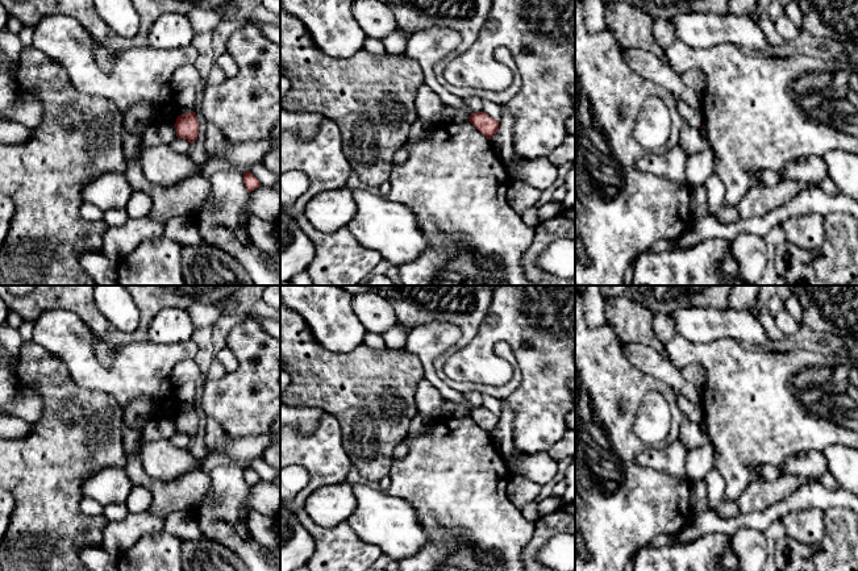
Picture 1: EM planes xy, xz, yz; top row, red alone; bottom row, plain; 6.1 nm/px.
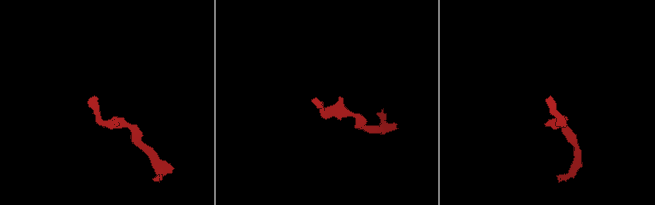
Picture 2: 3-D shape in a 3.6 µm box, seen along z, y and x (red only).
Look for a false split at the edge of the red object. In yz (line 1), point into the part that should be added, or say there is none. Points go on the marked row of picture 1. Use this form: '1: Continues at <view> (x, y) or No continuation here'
1: No continuation here

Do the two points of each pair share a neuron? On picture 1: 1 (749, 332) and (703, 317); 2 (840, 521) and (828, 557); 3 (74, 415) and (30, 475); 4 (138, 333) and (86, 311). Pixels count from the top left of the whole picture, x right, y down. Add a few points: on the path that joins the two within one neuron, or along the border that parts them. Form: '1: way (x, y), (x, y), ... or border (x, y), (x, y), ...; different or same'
1: way (737, 325), (715, 324); same
2: way (840, 530), (840, 545), (837, 547); same
3: way (74, 429), (45, 461); same
4: way (125, 337), (112, 337), (99, 324); same

